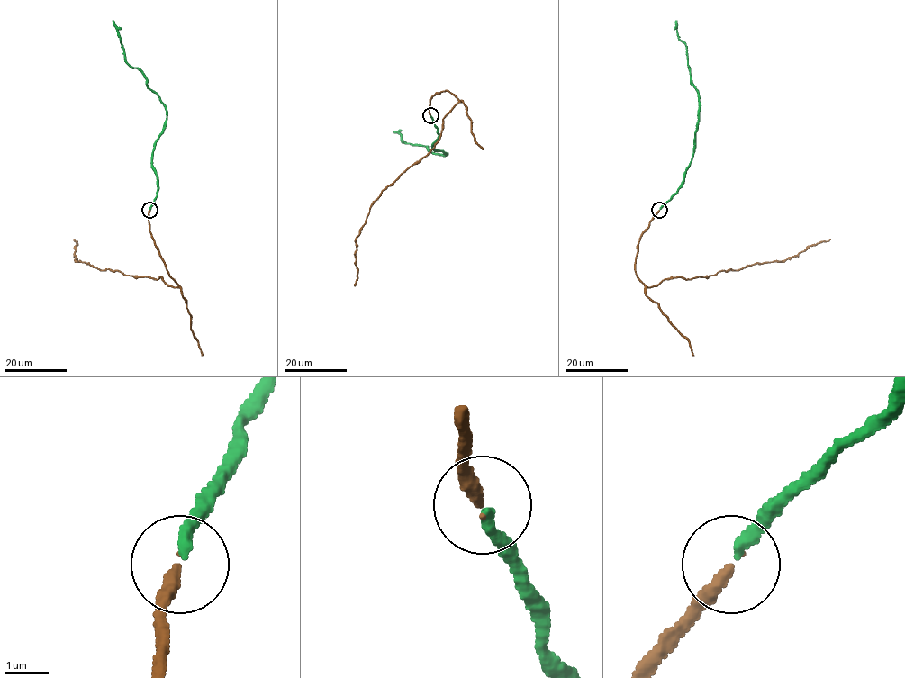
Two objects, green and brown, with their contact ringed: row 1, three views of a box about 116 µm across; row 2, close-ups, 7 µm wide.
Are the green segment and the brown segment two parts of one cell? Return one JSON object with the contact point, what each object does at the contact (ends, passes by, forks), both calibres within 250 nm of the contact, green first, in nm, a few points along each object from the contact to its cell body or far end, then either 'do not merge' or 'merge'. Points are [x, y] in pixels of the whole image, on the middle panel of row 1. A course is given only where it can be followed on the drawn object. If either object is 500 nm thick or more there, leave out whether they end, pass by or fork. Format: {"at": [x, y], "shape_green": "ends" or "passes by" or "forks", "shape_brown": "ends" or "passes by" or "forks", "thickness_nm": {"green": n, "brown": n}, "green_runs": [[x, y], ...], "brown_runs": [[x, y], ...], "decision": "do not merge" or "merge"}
{"at": [430, 115], "shape_green": "ends", "shape_brown": "ends", "thickness_nm": {"green": 280, "brown": 280}, "green_runs": [[430, 115], [438, 135], [432, 148], [447, 154], [433, 154], [426, 147], [404, 142], [398, 132], [393, 131]], "brown_runs": [[429, 115], [429, 100], [440, 91], [458, 101], [443, 119], [435, 147], [371, 205], [356, 241], [354, 285]], "decision": "merge"}

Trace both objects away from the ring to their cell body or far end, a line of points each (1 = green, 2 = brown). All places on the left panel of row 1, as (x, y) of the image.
1: (150, 210), (158, 186), (152, 156), (167, 108), (147, 85), (146, 76), (126, 60), (113, 20)
2: (149, 210), (149, 232), (176, 287), (161, 277), (100, 270), (75, 260), (74, 239)

